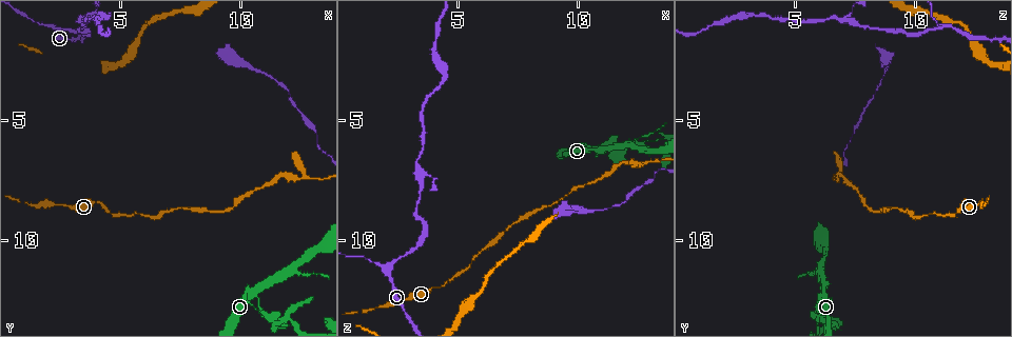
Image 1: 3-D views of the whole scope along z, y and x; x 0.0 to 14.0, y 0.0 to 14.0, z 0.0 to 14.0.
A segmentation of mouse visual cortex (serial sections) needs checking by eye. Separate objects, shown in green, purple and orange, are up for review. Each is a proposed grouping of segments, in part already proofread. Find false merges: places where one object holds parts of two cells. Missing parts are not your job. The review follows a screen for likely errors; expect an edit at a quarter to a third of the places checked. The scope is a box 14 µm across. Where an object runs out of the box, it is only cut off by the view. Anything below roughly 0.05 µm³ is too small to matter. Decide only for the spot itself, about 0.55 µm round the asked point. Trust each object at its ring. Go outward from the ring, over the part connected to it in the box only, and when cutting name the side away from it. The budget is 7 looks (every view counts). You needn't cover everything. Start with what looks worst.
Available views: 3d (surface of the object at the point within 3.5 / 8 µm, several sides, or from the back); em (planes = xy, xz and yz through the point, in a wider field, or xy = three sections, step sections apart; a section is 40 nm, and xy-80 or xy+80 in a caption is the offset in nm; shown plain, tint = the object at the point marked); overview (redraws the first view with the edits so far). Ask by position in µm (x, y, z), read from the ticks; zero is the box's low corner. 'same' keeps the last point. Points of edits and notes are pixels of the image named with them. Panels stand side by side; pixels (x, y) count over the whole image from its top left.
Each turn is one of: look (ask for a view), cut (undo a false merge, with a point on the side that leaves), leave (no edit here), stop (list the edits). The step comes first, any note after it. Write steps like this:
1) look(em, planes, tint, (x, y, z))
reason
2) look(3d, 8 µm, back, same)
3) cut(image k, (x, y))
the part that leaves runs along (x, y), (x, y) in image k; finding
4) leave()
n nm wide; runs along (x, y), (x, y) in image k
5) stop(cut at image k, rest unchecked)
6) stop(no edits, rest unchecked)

look(3d, 3.5 µm, (11.2, 13.3, 6.0))
four-way junction

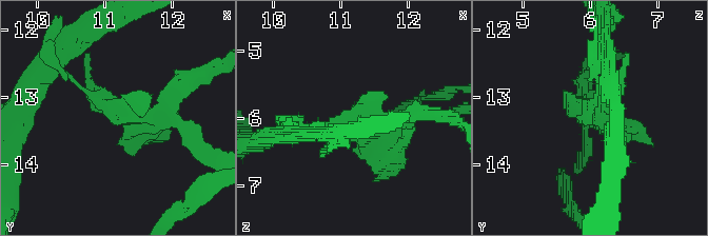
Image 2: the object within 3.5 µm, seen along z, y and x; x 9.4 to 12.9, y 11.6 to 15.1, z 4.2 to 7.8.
look(em, xy, step 3, tint, (11.30, 13.25, 6.00))
need the tissue

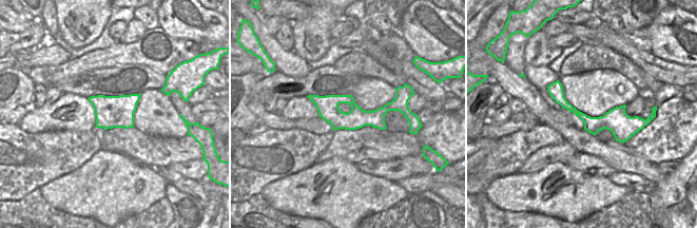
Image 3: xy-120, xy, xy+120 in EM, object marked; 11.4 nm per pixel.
look(em, xy, step 2, tint, same)

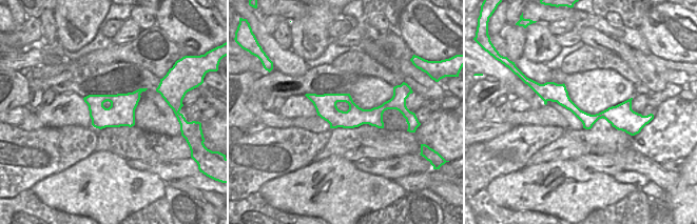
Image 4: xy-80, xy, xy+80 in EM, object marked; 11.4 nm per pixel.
leave()
runs along (70, 80), (118, 116), (187, 129) in image 2; continuous, no second cell

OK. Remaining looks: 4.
look(3d, 3.5 µm, (12.7, 7.4, 6.9))
a fork

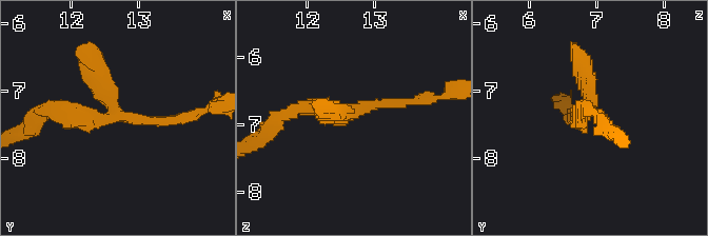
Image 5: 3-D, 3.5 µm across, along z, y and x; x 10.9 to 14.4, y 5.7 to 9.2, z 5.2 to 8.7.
look(em, xy, step 5, plain, (12.55, 7.35, 6.90))
3 arms; arms of 150, 200, 300 nm; now the EM

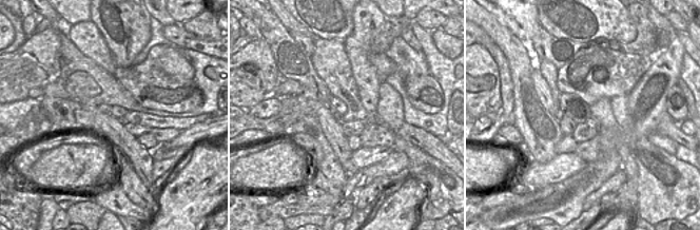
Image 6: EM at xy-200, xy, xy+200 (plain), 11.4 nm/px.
look(em, xy, step 5, tint, same)
where the object lies

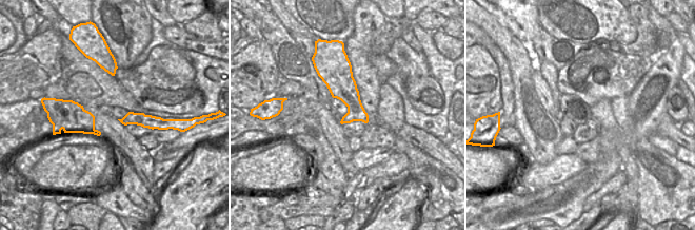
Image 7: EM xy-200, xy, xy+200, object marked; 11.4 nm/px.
leave()
220 nm wide; runs along (46, 112), (111, 115), (89, 54) in image 5; continuous, no second cell

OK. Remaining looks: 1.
stop(no edits, rest unchecked)

